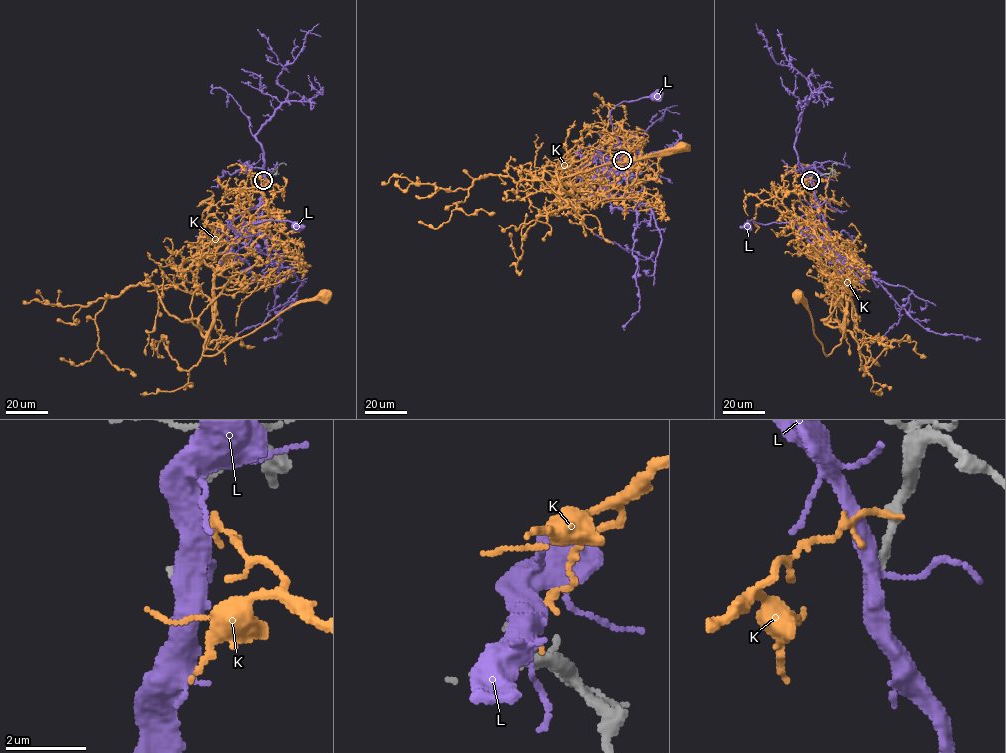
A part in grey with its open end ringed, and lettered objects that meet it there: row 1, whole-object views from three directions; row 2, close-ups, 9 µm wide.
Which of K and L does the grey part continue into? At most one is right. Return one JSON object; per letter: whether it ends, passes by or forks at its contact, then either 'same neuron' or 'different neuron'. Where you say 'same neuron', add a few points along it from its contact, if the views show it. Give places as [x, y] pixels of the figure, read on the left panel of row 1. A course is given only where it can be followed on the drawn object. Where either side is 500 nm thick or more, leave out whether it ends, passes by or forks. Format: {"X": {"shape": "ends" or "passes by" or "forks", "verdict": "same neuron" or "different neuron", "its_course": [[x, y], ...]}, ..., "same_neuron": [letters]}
{"K": {"shape": "ends", "verdict": "different neuron"}, "L": {"shape": "forks", "verdict": "different neuron"}, "same_neuron": []}

